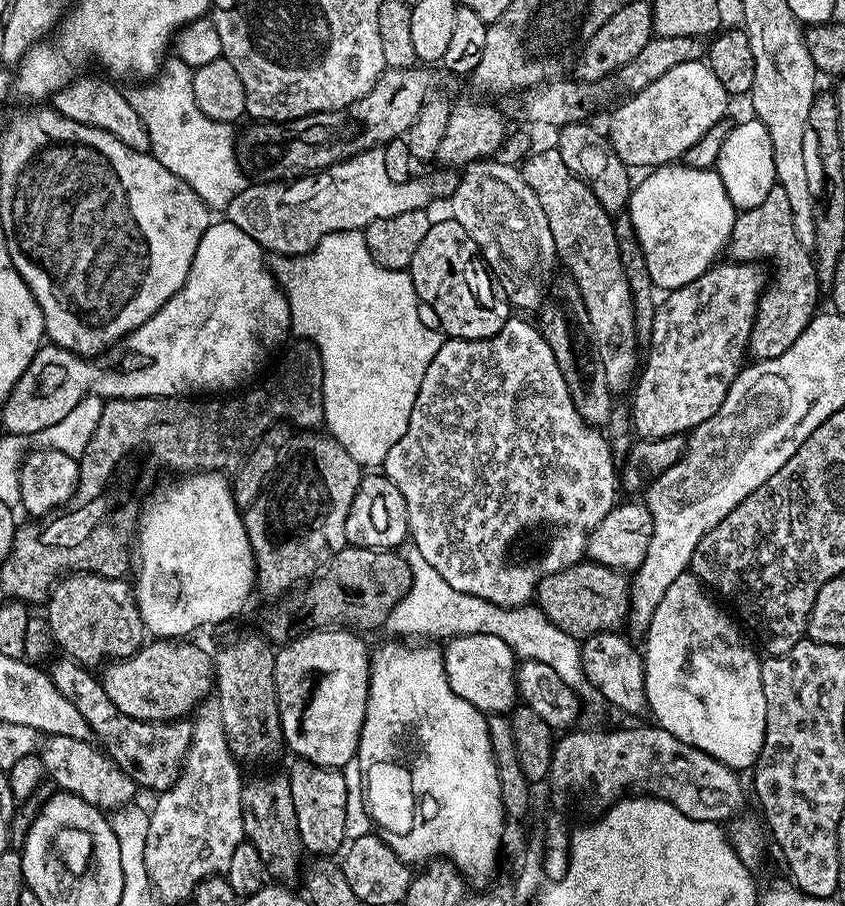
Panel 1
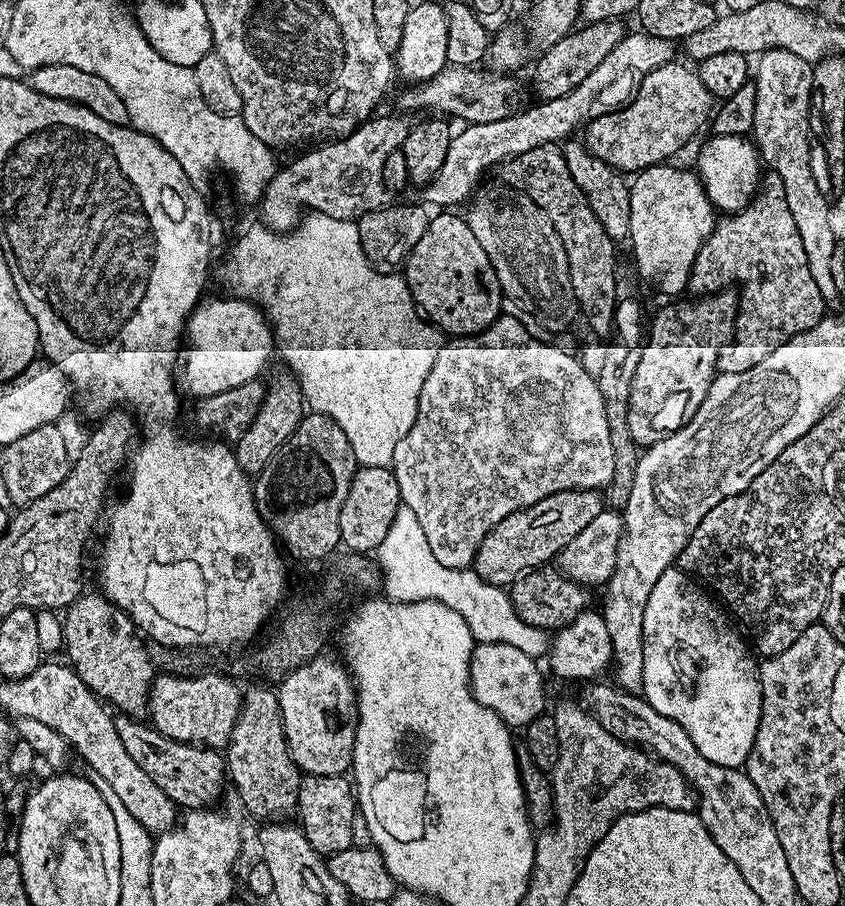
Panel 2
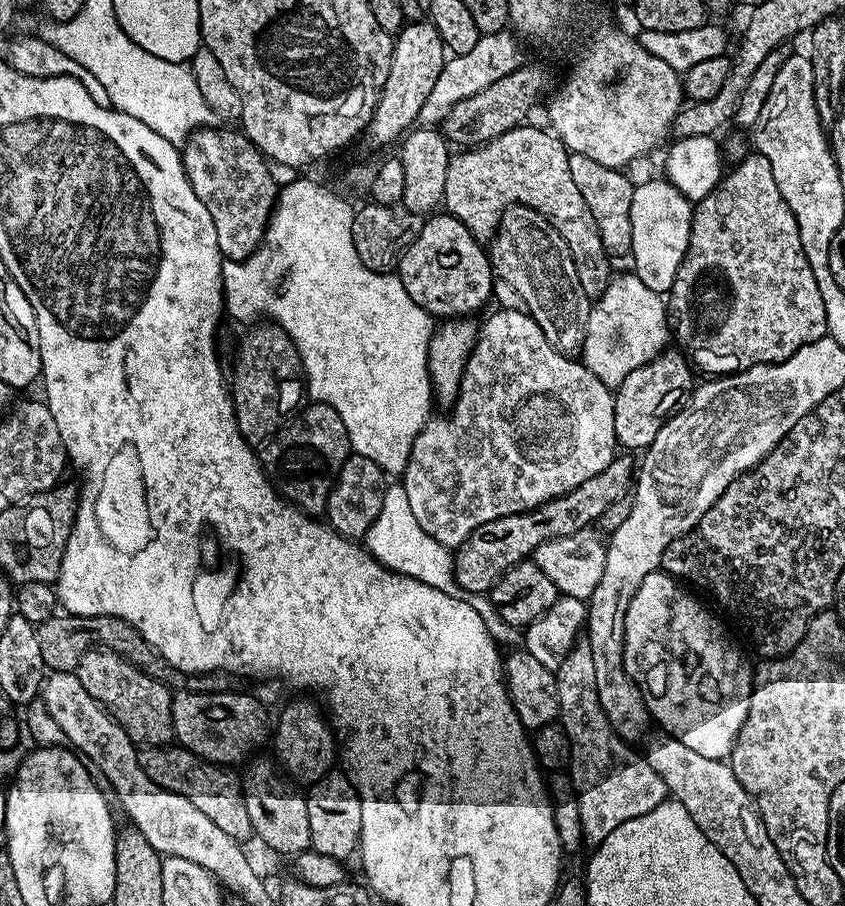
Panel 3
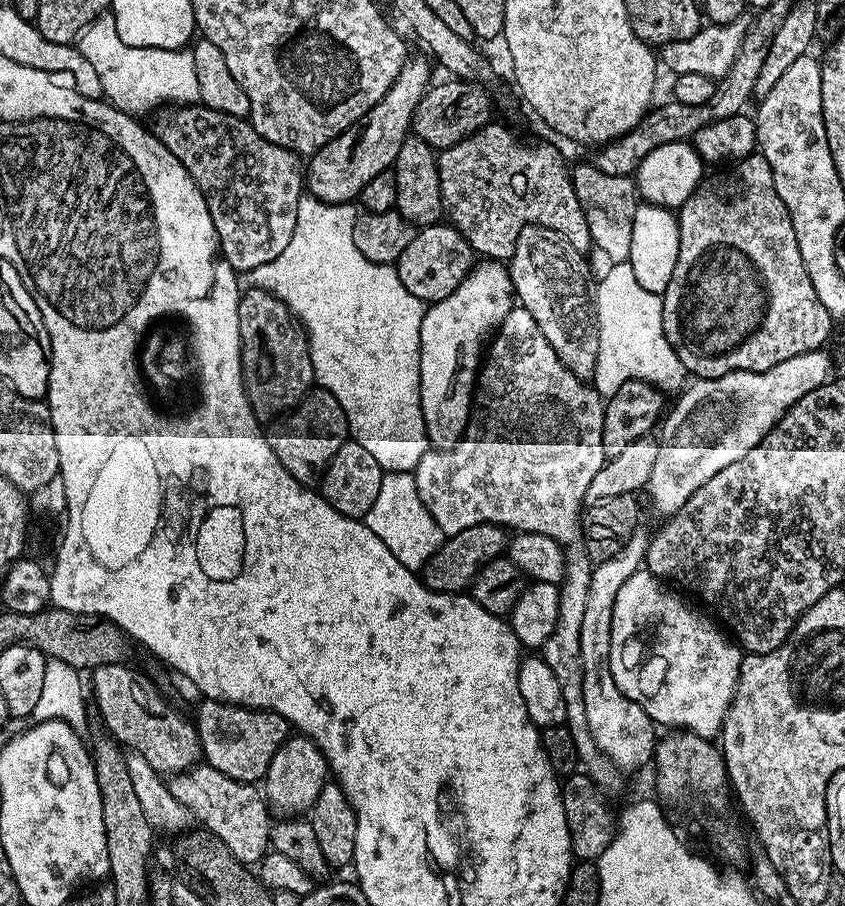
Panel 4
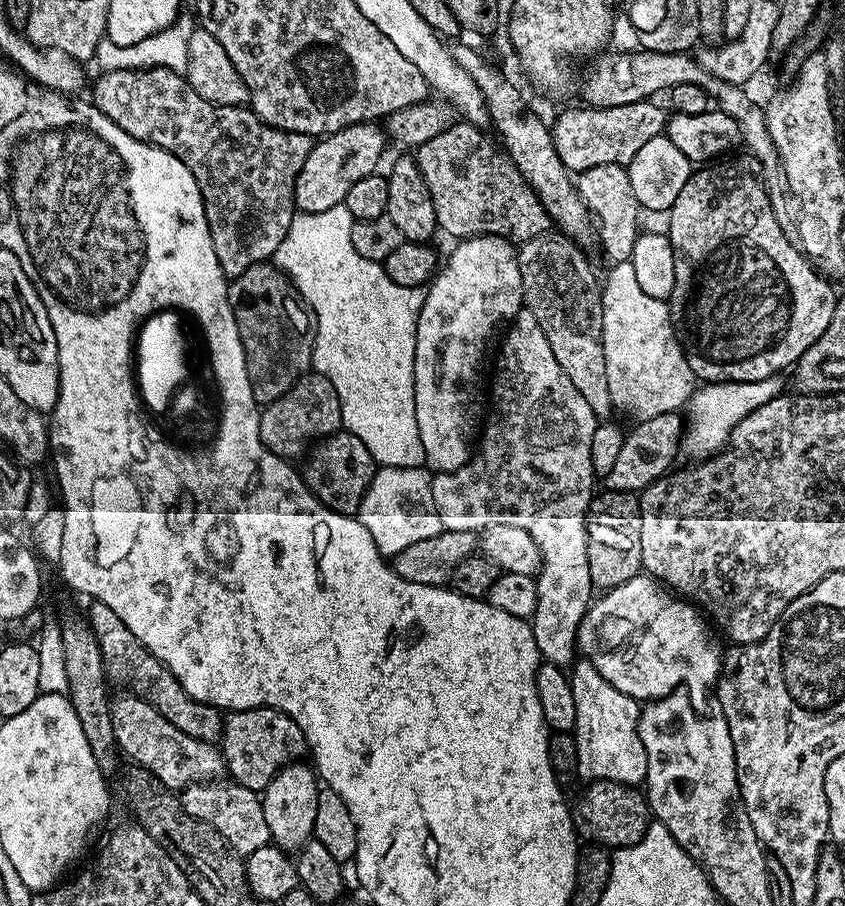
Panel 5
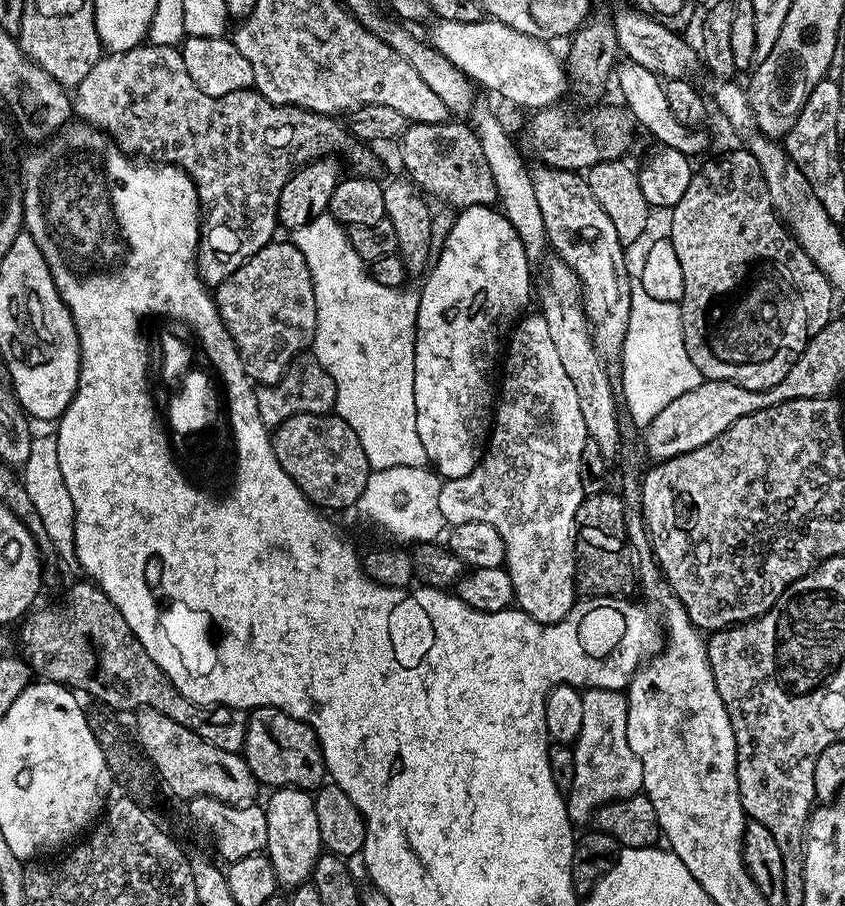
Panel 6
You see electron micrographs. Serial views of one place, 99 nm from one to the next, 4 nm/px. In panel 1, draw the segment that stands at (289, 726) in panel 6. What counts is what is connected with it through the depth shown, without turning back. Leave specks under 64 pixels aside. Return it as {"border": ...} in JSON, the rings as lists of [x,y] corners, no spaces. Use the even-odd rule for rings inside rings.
{"border":[[[156,638],[151,642],[145,643],[143,648],[138,649],[133,656],[129,656],[122,660],[113,660],[103,669],[104,676],[102,675],[102,683],[104,686],[104,693],[110,698],[110,702],[114,702],[116,709],[122,714],[126,714],[130,718],[135,720],[155,720],[157,722],[163,722],[165,720],[178,720],[184,717],[187,717],[189,714],[187,712],[195,713],[197,711],[196,703],[200,700],[200,695],[204,691],[211,689],[214,684],[214,660],[211,655],[208,656],[199,648],[196,644],[184,644],[188,642],[177,642],[172,638]]]}

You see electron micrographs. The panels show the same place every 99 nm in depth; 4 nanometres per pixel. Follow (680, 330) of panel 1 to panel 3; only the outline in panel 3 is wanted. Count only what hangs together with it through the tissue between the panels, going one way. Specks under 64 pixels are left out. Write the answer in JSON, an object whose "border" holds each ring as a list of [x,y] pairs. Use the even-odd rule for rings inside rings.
{"border":[[[661,354],[646,366],[638,366],[638,370],[630,370],[630,374],[626,374],[620,387],[615,389],[614,434],[616,443],[621,449],[647,449],[648,445],[654,442],[664,421],[681,407],[686,393],[693,387],[693,369],[689,361],[683,355],[680,355],[681,357],[668,355]]]}

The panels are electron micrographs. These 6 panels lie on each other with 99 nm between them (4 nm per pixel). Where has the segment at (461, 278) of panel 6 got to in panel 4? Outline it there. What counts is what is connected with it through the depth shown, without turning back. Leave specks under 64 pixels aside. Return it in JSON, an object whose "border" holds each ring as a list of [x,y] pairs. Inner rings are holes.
{"border":[[[485,259],[477,263],[469,272],[468,277],[451,292],[446,298],[435,301],[425,311],[422,318],[422,330],[420,331],[420,405],[422,406],[422,418],[426,426],[428,443],[433,448],[452,448],[464,437],[464,432],[468,428],[468,419],[472,416],[472,401],[474,399],[474,389],[482,363],[482,353],[486,348],[486,341],[499,329],[500,323],[510,314],[514,307],[514,289],[512,286],[512,273],[503,263],[495,260]]]}

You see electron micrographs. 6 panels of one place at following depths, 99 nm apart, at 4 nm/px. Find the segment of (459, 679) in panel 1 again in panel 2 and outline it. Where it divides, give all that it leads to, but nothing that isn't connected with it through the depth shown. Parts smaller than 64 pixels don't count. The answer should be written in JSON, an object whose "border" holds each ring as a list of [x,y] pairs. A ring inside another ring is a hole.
{"border":[[[476,644],[472,650],[472,661],[468,664],[468,683],[474,698],[494,710],[498,718],[509,729],[522,730],[534,718],[545,715],[544,676],[533,657],[522,654],[513,644]]]}

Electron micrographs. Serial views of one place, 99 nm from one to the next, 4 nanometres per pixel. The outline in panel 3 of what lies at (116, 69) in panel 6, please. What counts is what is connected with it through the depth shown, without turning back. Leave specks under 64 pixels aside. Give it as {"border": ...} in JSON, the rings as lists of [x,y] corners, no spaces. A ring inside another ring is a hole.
{"border":[[[205,126],[197,128],[182,145],[184,173],[188,175],[194,194],[210,210],[214,222],[214,234],[218,234],[218,246],[221,257],[230,260],[244,260],[261,247],[266,229],[278,199],[278,182],[272,176],[269,161],[248,141],[243,131],[231,132],[228,126]]]}

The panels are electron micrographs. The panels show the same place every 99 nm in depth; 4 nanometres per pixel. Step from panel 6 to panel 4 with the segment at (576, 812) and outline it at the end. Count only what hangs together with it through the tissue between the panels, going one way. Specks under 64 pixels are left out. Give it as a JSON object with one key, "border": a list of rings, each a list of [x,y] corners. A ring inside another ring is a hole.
{"border":[[[637,530],[622,546],[618,554],[609,560],[601,560],[592,569],[590,586],[586,594],[586,614],[582,614],[582,638],[580,639],[580,657],[582,658],[582,702],[586,702],[586,722],[590,734],[605,760],[616,765],[625,773],[635,768],[644,768],[653,763],[658,743],[657,725],[614,682],[610,674],[610,630],[612,629],[612,611],[618,598],[618,590],[622,590],[622,582],[635,572],[641,571],[648,555],[649,537]]]}

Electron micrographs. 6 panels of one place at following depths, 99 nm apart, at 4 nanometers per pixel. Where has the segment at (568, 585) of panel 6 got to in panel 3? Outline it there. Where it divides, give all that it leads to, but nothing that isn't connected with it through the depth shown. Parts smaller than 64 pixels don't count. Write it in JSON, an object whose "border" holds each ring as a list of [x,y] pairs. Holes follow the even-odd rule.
{"border":[[[504,308],[496,312],[485,324],[478,328],[476,344],[468,355],[464,377],[460,383],[460,393],[456,403],[451,405],[448,420],[439,414],[433,415],[424,424],[424,429],[414,438],[408,461],[402,473],[402,483],[406,490],[406,499],[410,502],[410,510],[414,510],[414,518],[418,518],[418,526],[430,534],[442,547],[455,550],[482,522],[490,522],[494,518],[502,518],[519,512],[531,512],[555,496],[565,496],[574,486],[586,482],[586,478],[594,478],[606,470],[614,453],[617,451],[616,435],[614,434],[614,402],[616,397],[613,389],[608,388],[579,359],[559,352],[542,334],[538,322],[534,322],[527,311],[516,308]],[[577,642],[566,658],[554,669],[558,686],[558,722],[570,738],[570,762],[566,772],[572,781],[572,790],[578,802],[580,829],[584,831],[583,843],[589,846],[601,844],[622,822],[638,818],[669,799],[666,782],[654,772],[644,754],[635,752],[633,745],[612,729],[602,706],[598,702],[598,686],[594,682],[594,654],[590,654],[587,642]]]}

